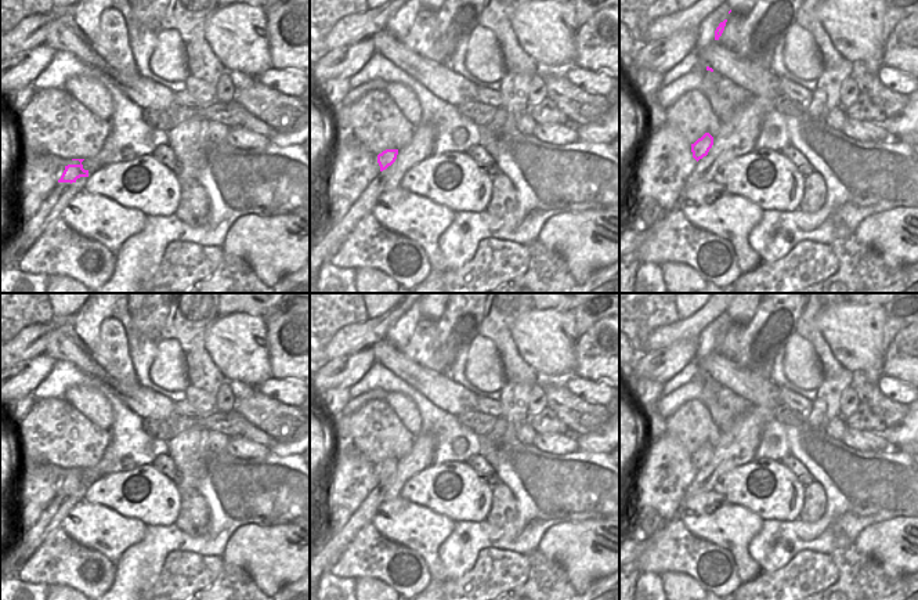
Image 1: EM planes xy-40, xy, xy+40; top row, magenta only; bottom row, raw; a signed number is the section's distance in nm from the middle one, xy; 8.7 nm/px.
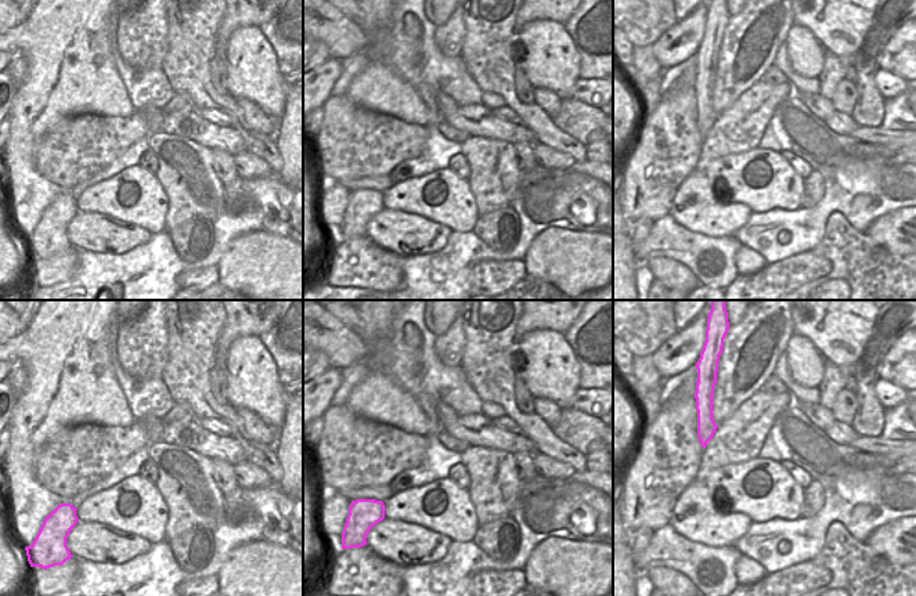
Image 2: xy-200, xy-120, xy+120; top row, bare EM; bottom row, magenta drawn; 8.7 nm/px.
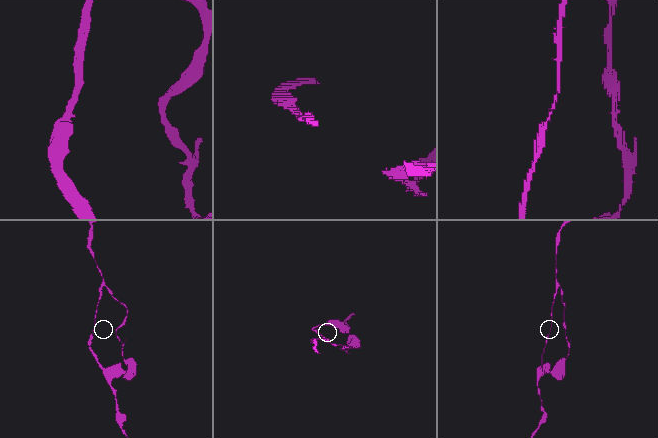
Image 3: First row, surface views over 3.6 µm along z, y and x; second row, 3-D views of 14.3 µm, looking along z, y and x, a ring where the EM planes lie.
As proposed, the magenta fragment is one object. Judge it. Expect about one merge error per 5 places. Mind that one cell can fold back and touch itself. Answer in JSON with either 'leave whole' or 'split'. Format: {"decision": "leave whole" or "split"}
{"decision": "leave whole"}

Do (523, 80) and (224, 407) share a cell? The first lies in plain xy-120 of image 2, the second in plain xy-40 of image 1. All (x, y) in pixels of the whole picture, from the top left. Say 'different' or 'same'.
same

